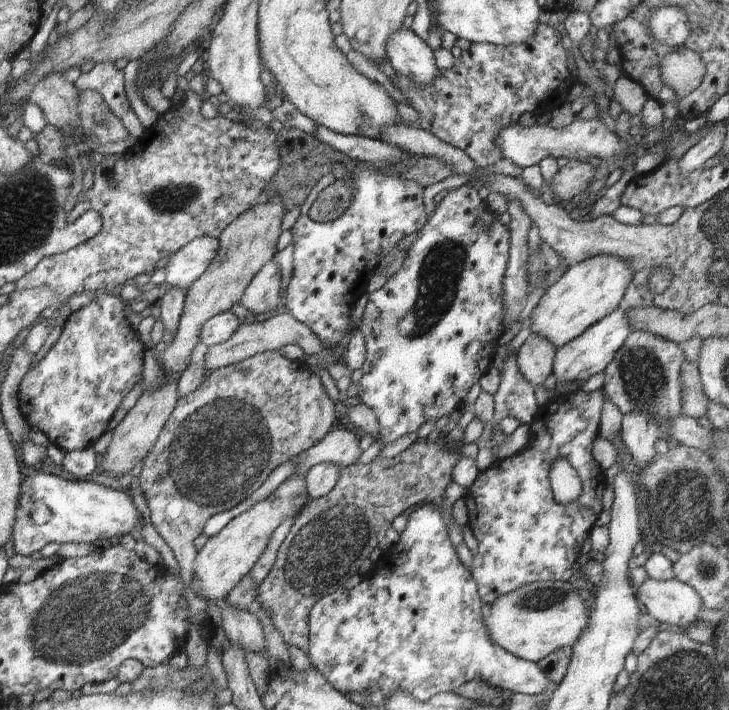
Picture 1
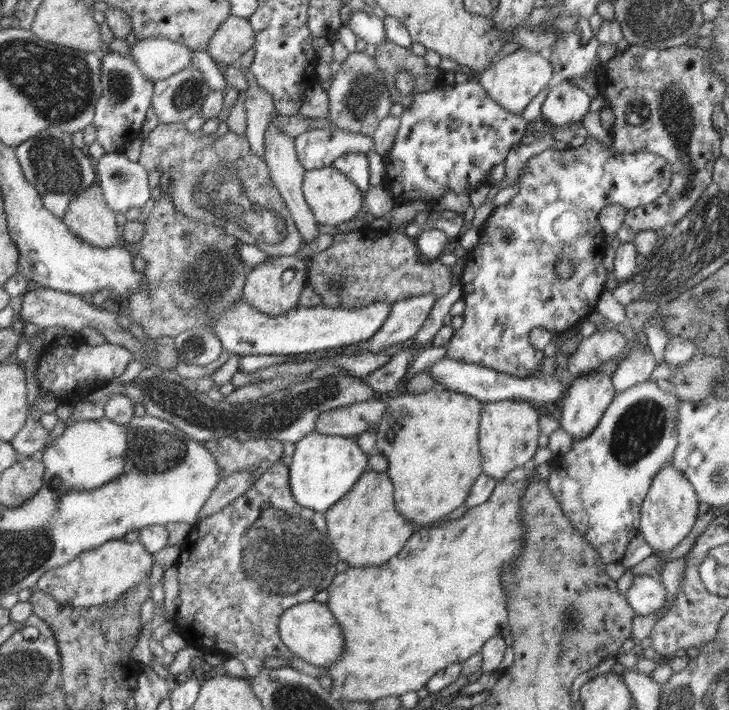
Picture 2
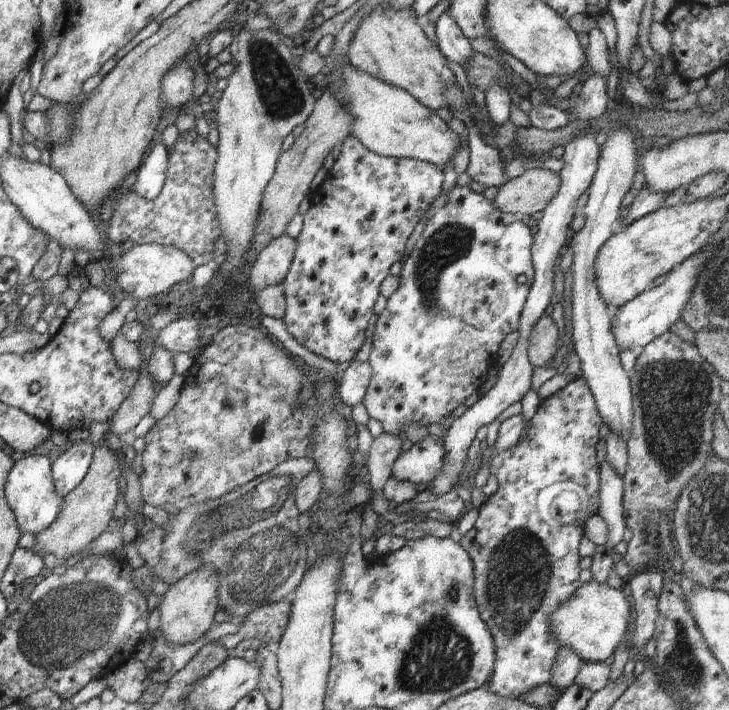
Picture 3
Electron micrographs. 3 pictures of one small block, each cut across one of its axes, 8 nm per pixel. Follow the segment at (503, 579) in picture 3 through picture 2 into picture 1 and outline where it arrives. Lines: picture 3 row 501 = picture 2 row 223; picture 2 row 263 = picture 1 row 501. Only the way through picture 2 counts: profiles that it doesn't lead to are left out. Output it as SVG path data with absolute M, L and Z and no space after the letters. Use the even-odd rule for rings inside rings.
M602 389L591 392L574 390L572 393L559 394L539 407L532 422L529 447L526 452L517 452L504 459L495 460L486 470L480 471L476 480L470 484L463 499L468 514L468 527L478 540L478 552L473 558L470 571L478 587L478 594L483 604L492 604L498 596L514 592L526 584L536 581L571 581L574 570L572 564L581 553L582 544L596 524L602 512L602 500L578 500L567 503L554 500L548 472L558 458L566 458L576 470L581 480L584 494L590 498L598 490L607 487L605 471L592 456L591 448L598 436L602 406Z

